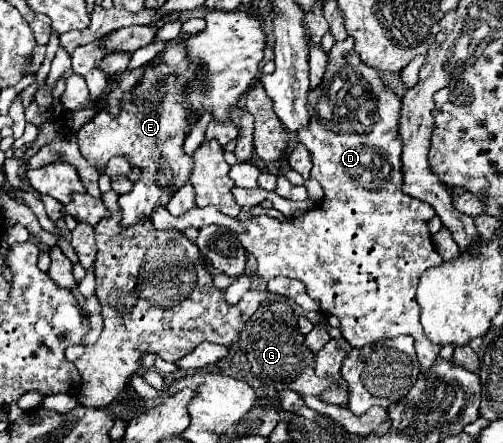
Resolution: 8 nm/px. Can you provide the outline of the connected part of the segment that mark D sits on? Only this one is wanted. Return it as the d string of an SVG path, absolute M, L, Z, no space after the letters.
M348 36L344 42L336 42L336 44L332 46L332 50L330 50L330 54L328 54L328 70L326 70L322 82L318 84L318 90L312 90L312 92L308 94L308 106L310 106L310 122L298 130L298 140L300 140L300 142L310 150L310 154L312 154L312 164L314 164L314 168L312 168L312 176L310 176L310 178L314 178L314 180L320 182L320 186L322 186L322 190L324 190L324 200L320 200L318 205L315 205L308 212L300 215L299 220L298 217L293 217L286 218L280 222L280 220L270 218L270 216L256 216L256 218L252 218L252 220L248 220L248 222L238 222L236 218L224 216L216 206L194 208L194 210L190 210L190 214L184 214L182 218L174 218L166 208L158 208L158 210L154 210L154 214L152 214L150 220L152 220L152 224L156 226L156 230L180 230L180 232L184 232L186 228L196 228L196 230L200 230L200 228L210 226L210 224L230 228L232 232L238 234L238 238L240 238L242 246L246 248L246 252L250 252L250 254L258 260L258 274L260 274L264 280L272 280L272 278L278 278L278 276L288 276L288 278L296 278L296 280L304 282L308 294L310 294L312 298L320 300L322 312L340 318L342 336L344 336L354 348L372 346L372 344L376 344L376 342L382 342L382 340L388 340L388 338L396 338L396 336L400 336L400 334L410 334L410 336L414 336L414 340L416 340L418 362L420 362L420 366L422 366L424 370L428 370L428 368L436 362L440 348L434 346L434 344L422 334L422 326L420 326L420 304L418 304L418 300L416 300L416 288L418 288L420 276L422 276L428 268L444 264L444 260L442 260L442 256L434 250L431 233L428 232L428 228L426 228L426 224L424 224L430 216L434 216L434 208L432 208L430 204L426 204L426 202L422 202L422 200L418 200L418 198L410 198L408 194L402 194L402 190L398 190L398 186L400 186L400 182L402 182L402 170L400 170L400 166L402 166L402 164L400 164L402 140L400 140L400 134L398 134L400 102L396 102L394 90L382 80L380 72L378 72L376 68L370 68L368 64L364 64L364 62L360 60L358 52L354 50L354 40Z

